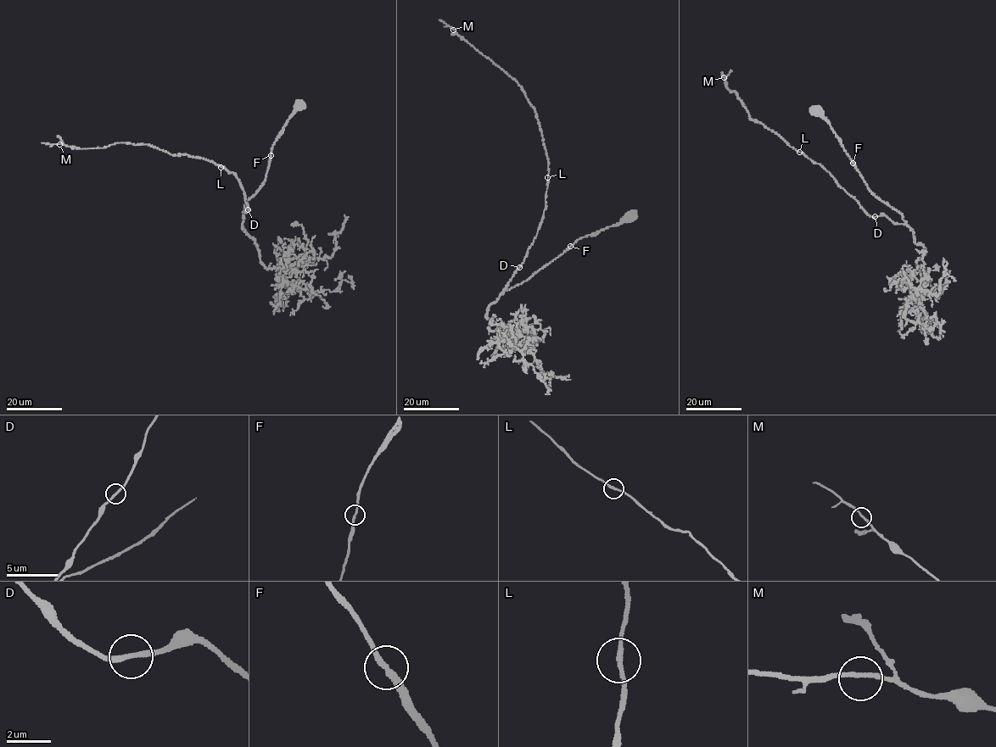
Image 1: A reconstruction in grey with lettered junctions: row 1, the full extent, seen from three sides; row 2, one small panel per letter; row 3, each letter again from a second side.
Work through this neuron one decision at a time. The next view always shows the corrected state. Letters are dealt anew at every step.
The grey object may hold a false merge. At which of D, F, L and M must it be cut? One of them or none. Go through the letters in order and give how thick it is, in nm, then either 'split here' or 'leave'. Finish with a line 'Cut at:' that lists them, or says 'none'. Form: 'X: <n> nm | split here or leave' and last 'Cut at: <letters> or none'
D: 200 nm | leave
F: 190 nm | leave
L: 180 nm | leave
M: 180 nm | leave
Cut at: none

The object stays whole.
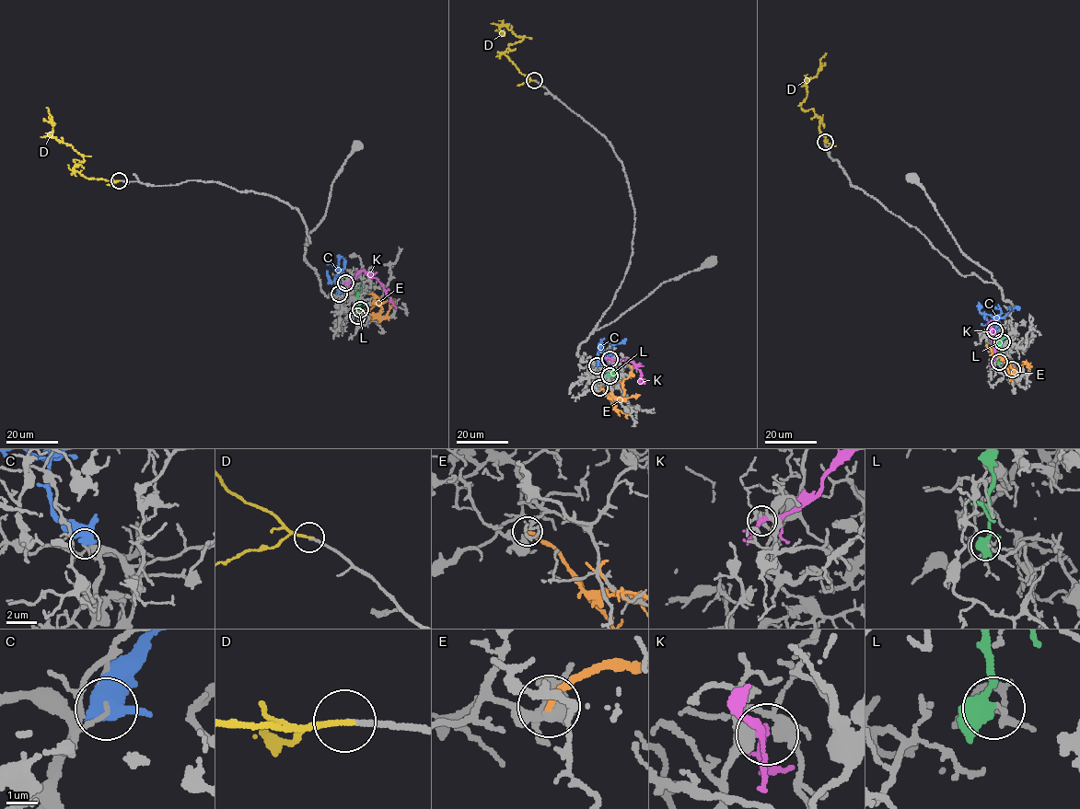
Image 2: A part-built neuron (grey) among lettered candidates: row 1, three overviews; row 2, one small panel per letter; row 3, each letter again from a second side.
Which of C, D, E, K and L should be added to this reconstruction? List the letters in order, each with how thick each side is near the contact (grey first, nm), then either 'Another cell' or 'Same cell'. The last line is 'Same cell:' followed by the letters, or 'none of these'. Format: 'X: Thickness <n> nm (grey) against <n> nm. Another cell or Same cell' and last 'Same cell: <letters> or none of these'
C: Thickness 110 nm (grey) against 500 nm. Another cell
D: Thickness 160 nm (grey) against 180 nm. Same cell
E: Thickness 280 nm (grey) against 240 nm. Another cell
K: Thickness 280 nm (grey) against 190 nm. Another cell
L: Thickness 110 nm (grey) against 360 nm. Another cell
Same cell: D

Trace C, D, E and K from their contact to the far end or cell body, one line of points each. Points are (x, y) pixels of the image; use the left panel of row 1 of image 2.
C: (340, 294), (338, 270), (344, 267), (343, 258)
D: (119, 180), (89, 179), (73, 168), (75, 159), (84, 160), (71, 145), (52, 136), (52, 116), (45, 107)
E: (357, 315), (365, 312), (377, 314), (381, 310), (380, 306), (373, 302), (375, 295), (368, 294)
K: (344, 283), (364, 271), (381, 283), (396, 308)

